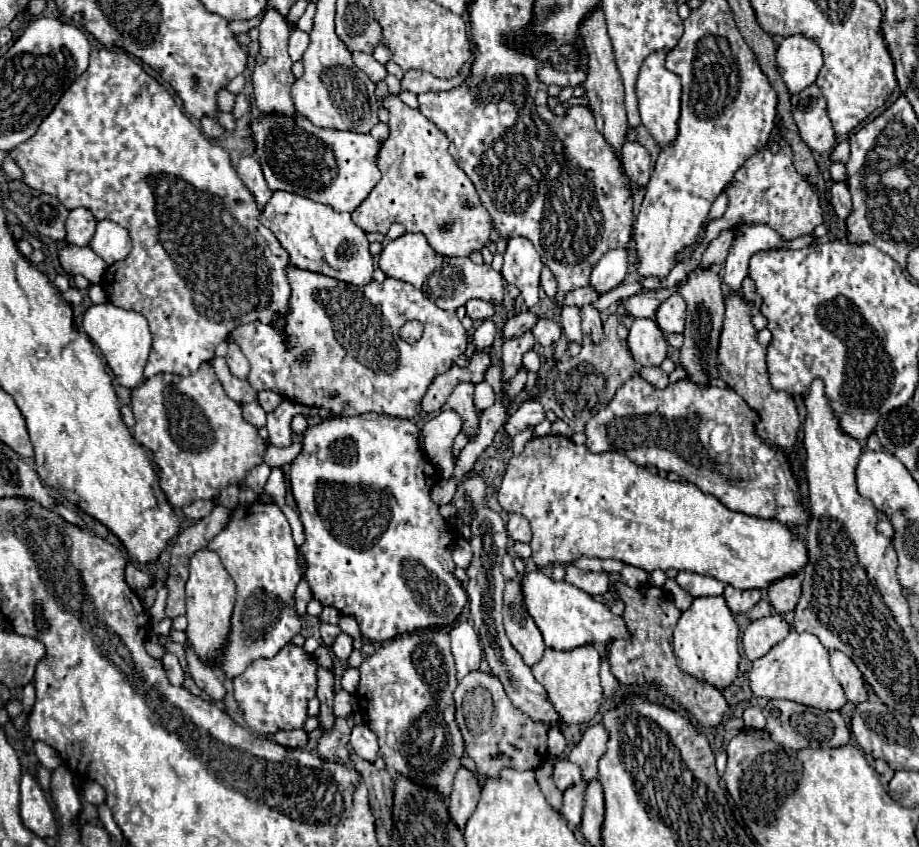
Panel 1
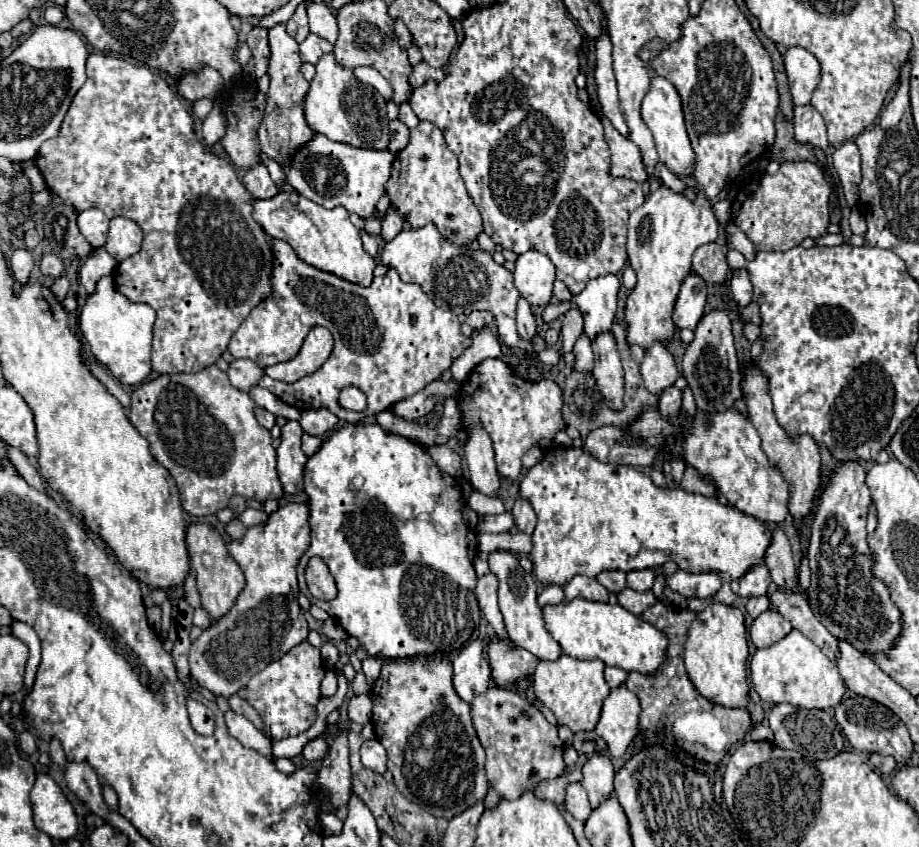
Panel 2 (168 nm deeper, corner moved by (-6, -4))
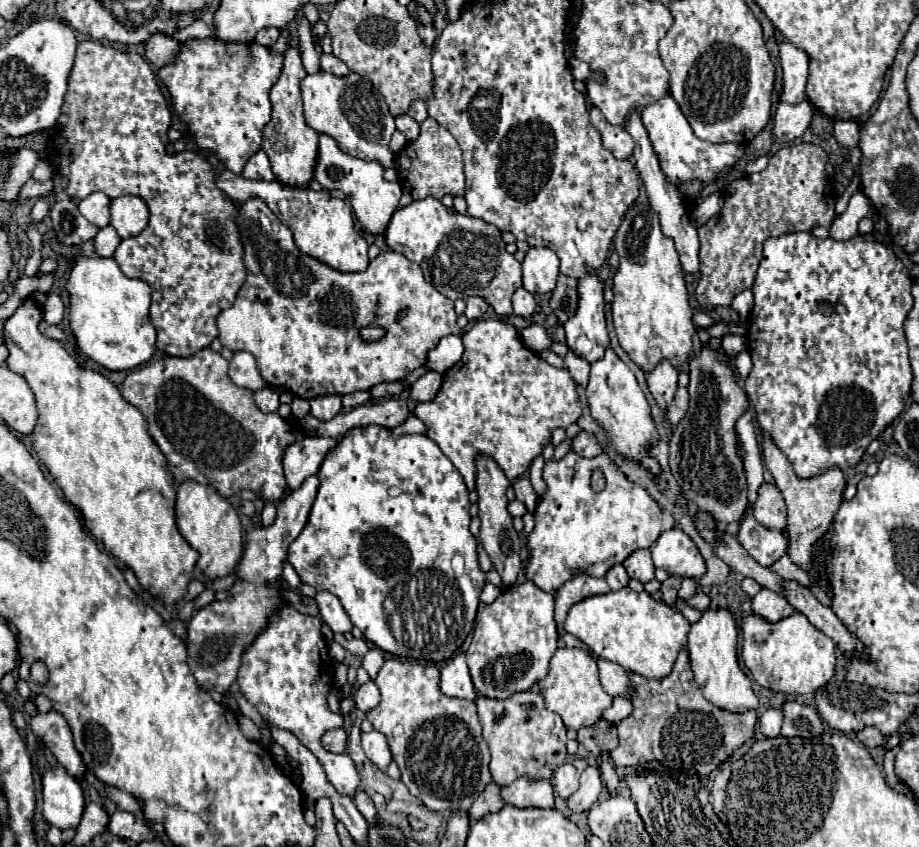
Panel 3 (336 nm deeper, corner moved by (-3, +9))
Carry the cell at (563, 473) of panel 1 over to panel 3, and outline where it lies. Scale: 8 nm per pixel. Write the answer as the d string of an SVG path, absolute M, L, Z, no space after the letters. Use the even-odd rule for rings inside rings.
M573 450L561 460L551 458L543 468L543 480L547 488L535 508L535 528L527 536L531 558L525 568L527 578L541 590L557 592L571 578L571 572L587 572L603 578L613 564L657 542L661 534L661 506L641 484L629 480L605 452L591 460L581 458ZM595 468L605 474L607 484L603 492L595 492L589 486Z

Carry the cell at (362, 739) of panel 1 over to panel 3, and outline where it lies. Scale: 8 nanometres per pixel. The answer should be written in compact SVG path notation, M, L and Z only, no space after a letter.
M371 730L371 732L363 732L361 734L361 746L363 746L363 752L367 754L367 758L381 770L387 770L389 762L391 762L391 752L389 752L389 746L387 746L387 738L377 732L377 730Z

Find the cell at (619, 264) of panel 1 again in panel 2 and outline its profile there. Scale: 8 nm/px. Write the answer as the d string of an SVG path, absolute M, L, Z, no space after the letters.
M604 275L592 279L586 289L572 299L572 305L576 305L584 317L584 335L590 341L600 333L610 333L616 315L618 289L620 279L616 275Z

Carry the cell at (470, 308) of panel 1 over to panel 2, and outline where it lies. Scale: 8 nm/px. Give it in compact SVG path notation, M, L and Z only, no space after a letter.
M472 311L472 313L468 315L468 321L466 321L466 323L468 323L474 331L480 331L480 329L484 329L492 319L494 319L494 317L492 317L490 311Z

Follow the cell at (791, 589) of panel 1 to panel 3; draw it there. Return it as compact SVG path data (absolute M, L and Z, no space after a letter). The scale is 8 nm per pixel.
M763 484L759 488L759 498L753 506L753 514L755 518L769 530L777 530L781 532L785 528L785 502L781 492L777 490L777 486L771 484Z

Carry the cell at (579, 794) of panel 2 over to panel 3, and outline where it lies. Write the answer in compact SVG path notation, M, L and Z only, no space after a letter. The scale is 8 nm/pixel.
M563 764L561 768L555 770L553 788L563 800L569 800L571 794L577 790L577 786L579 786L579 772L575 770L573 764Z

